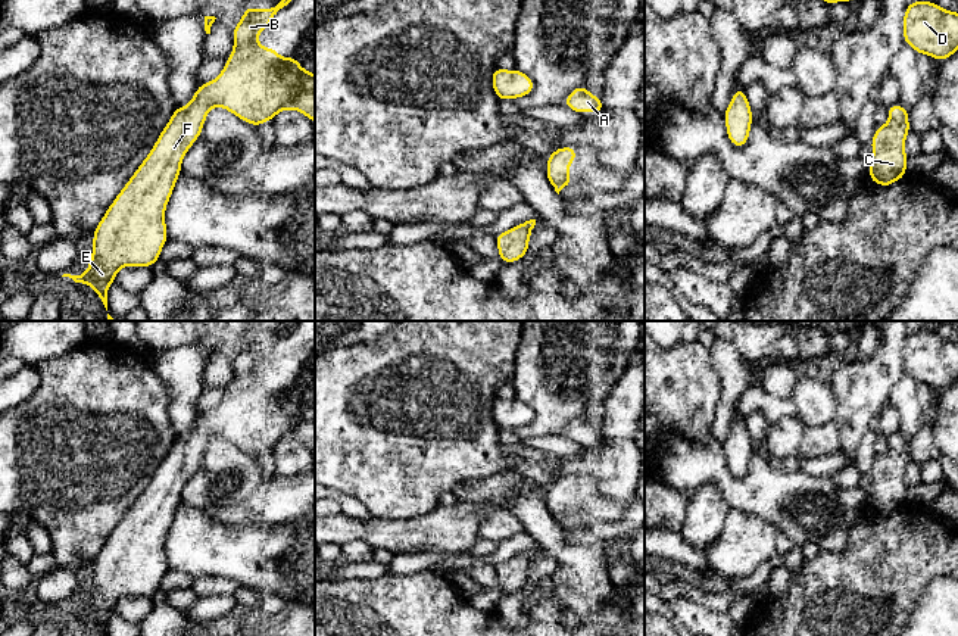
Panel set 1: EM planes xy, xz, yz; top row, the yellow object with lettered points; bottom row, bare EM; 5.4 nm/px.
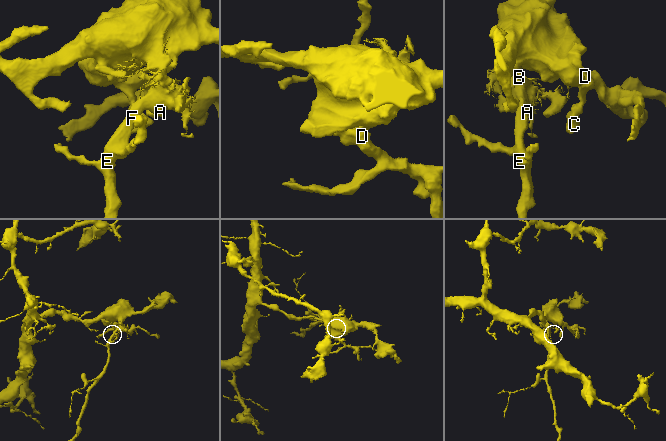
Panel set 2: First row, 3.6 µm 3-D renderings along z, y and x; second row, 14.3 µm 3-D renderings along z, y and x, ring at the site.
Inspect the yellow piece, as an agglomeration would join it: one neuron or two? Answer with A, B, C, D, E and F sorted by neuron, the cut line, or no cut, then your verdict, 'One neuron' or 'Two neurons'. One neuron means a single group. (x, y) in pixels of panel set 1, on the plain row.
Groups: A B C D E F. No split. One neuron

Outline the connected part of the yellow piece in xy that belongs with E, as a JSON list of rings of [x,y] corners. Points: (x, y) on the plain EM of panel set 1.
[[[285,321],[284,328],[266,340],[253,336],[243,340],[243,349],[233,359],[234,378],[222,402],[213,411],[200,414],[187,436],[174,440],[147,487],[93,561],[94,574],[88,590],[90,598],[79,605],[63,604],[62,607],[91,615],[103,635],[107,636],[107,618],[115,612],[122,596],[150,598],[159,590],[160,580],[168,570],[165,539],[181,504],[181,492],[202,464],[205,449],[213,436],[230,440],[253,456],[272,450],[284,439],[299,440],[315,453],[315,405],[300,398],[297,386],[293,389],[280,387],[277,377],[265,378],[256,371],[277,342],[287,336],[297,322]]]

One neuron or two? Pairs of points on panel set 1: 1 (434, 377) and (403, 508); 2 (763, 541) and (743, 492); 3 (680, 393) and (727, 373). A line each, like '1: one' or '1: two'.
1: one
2: two
3: two

